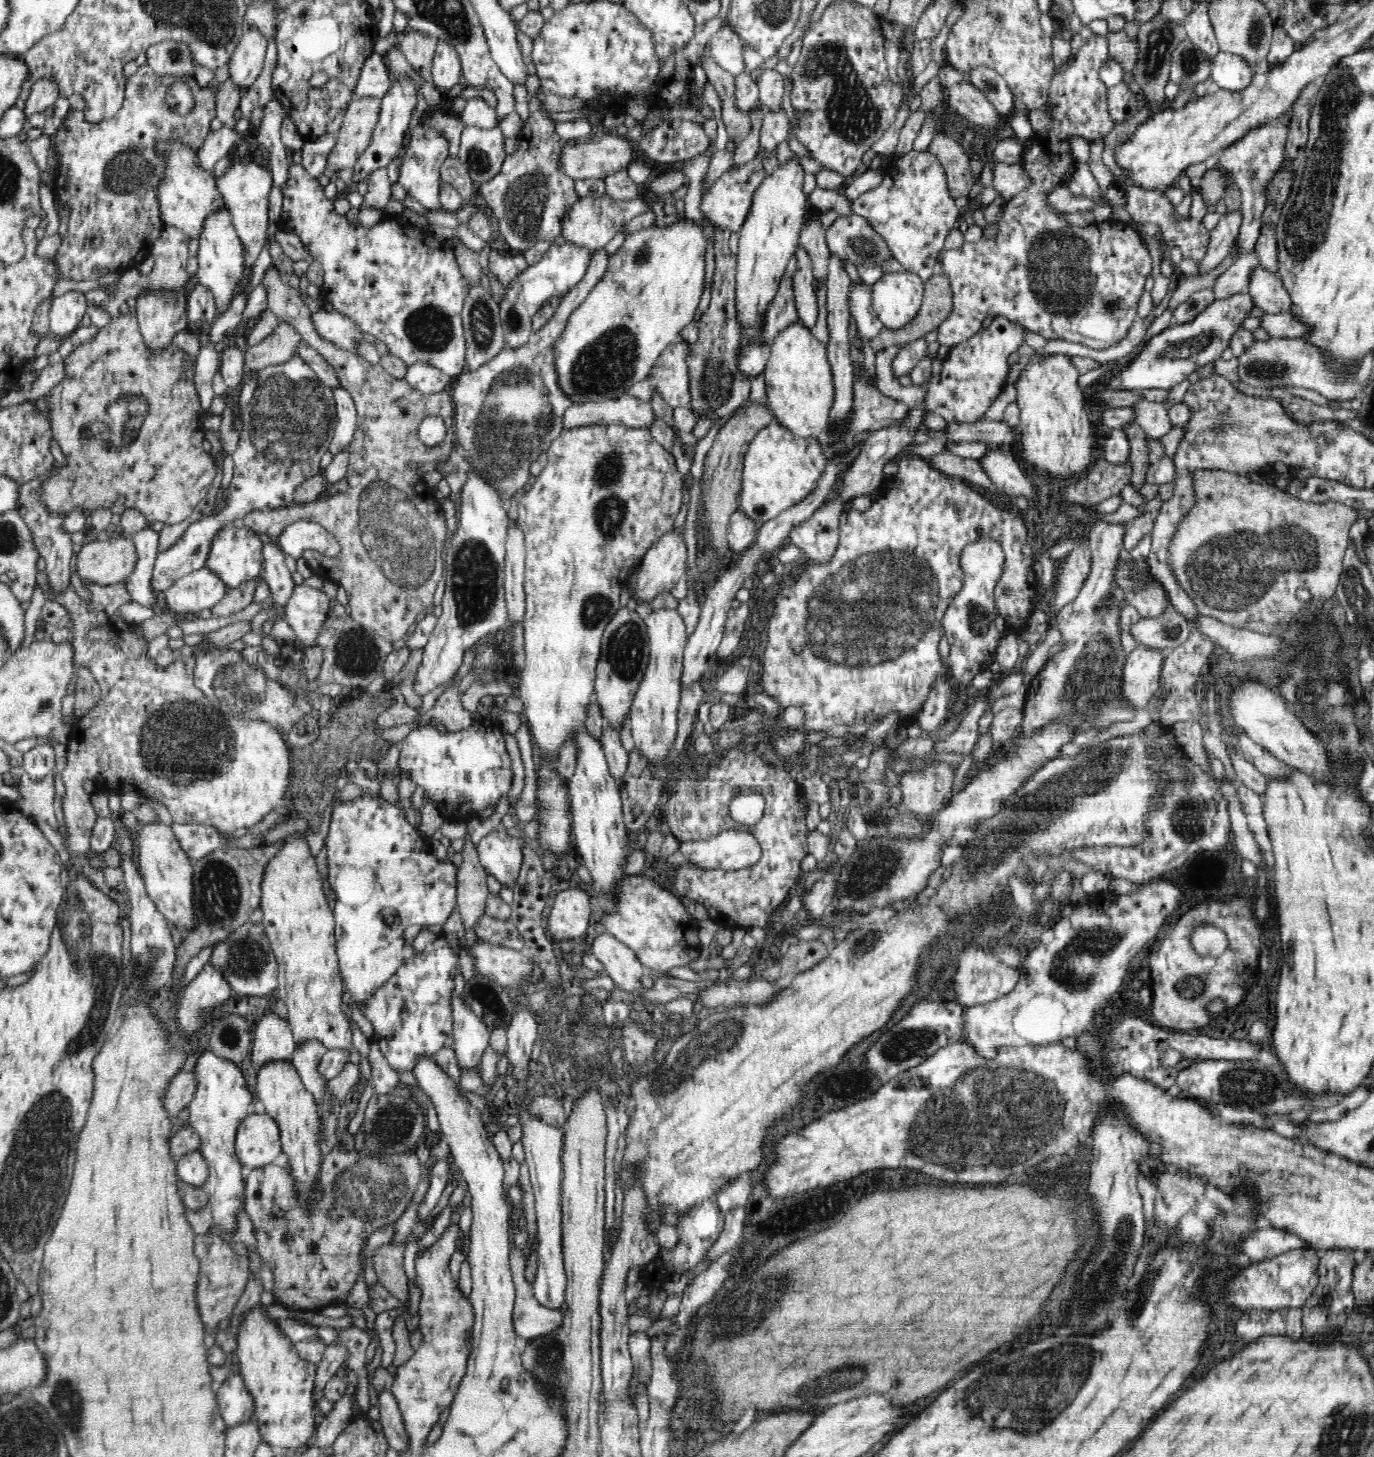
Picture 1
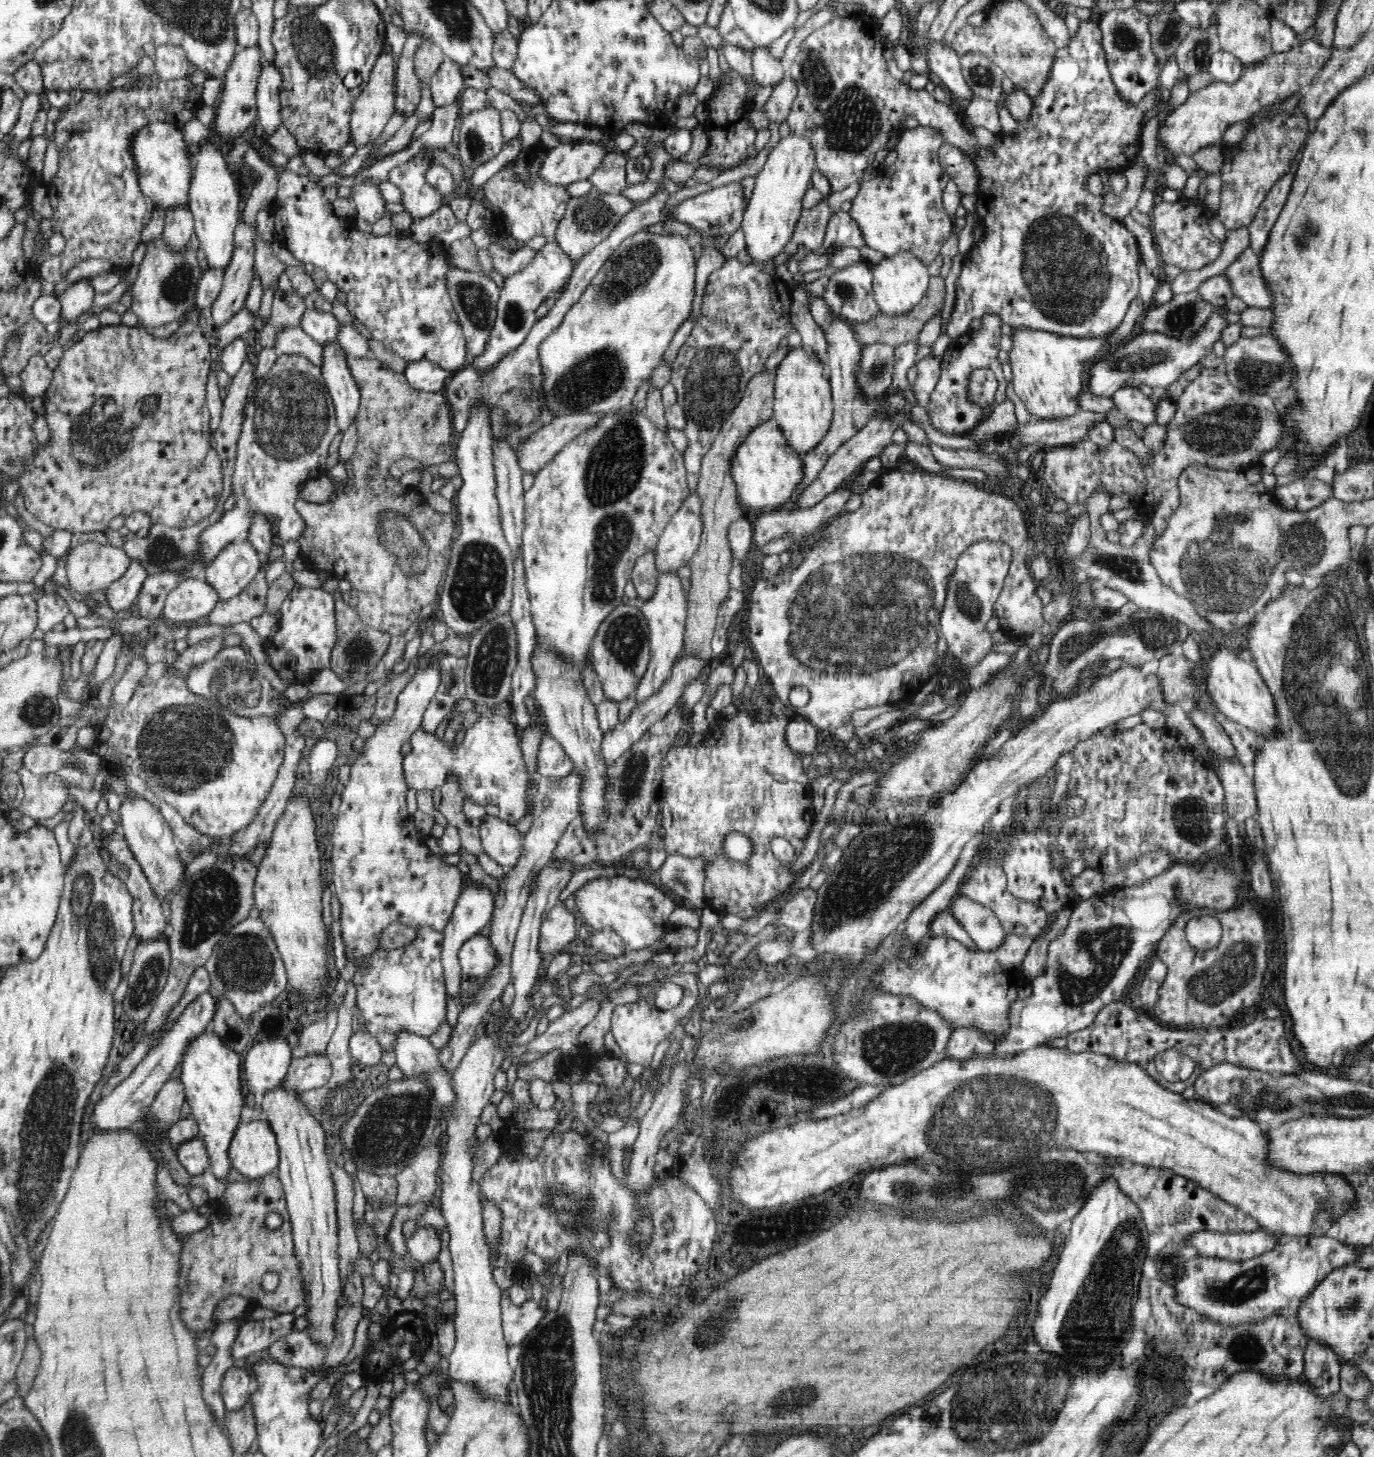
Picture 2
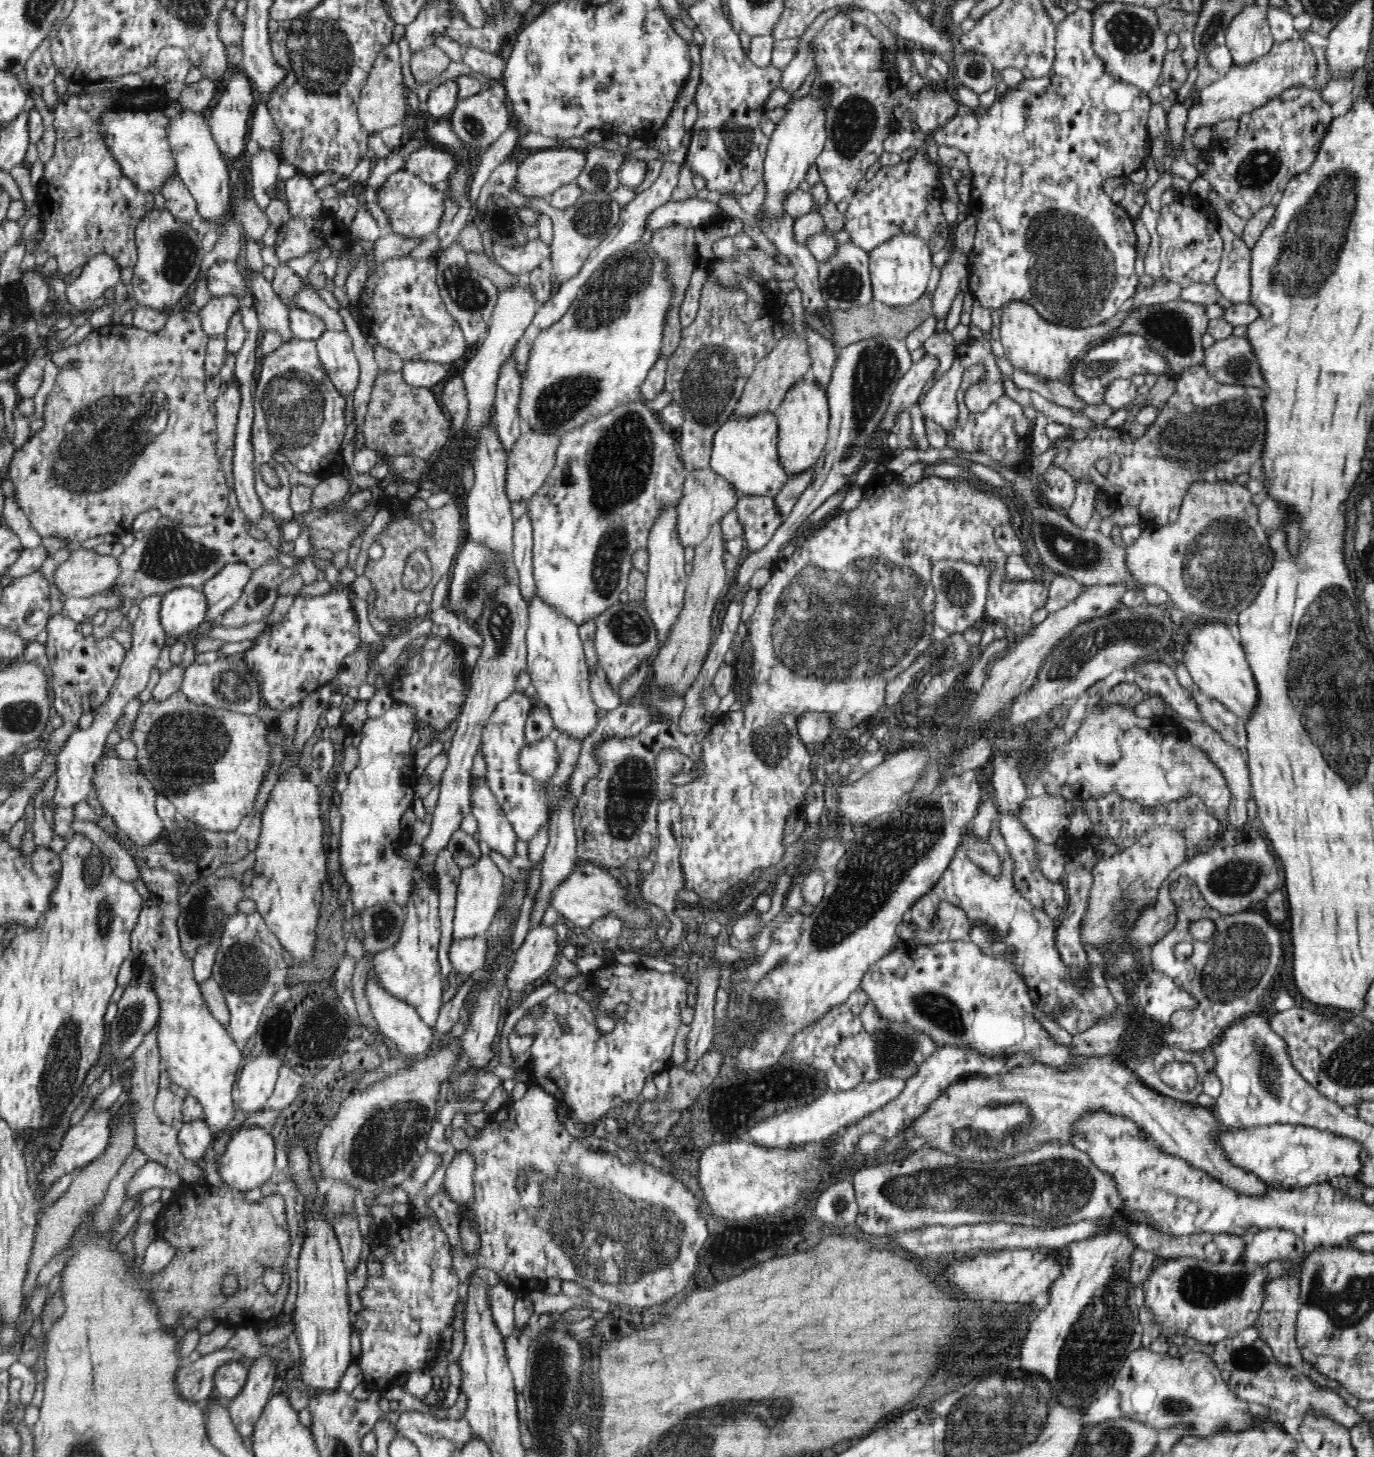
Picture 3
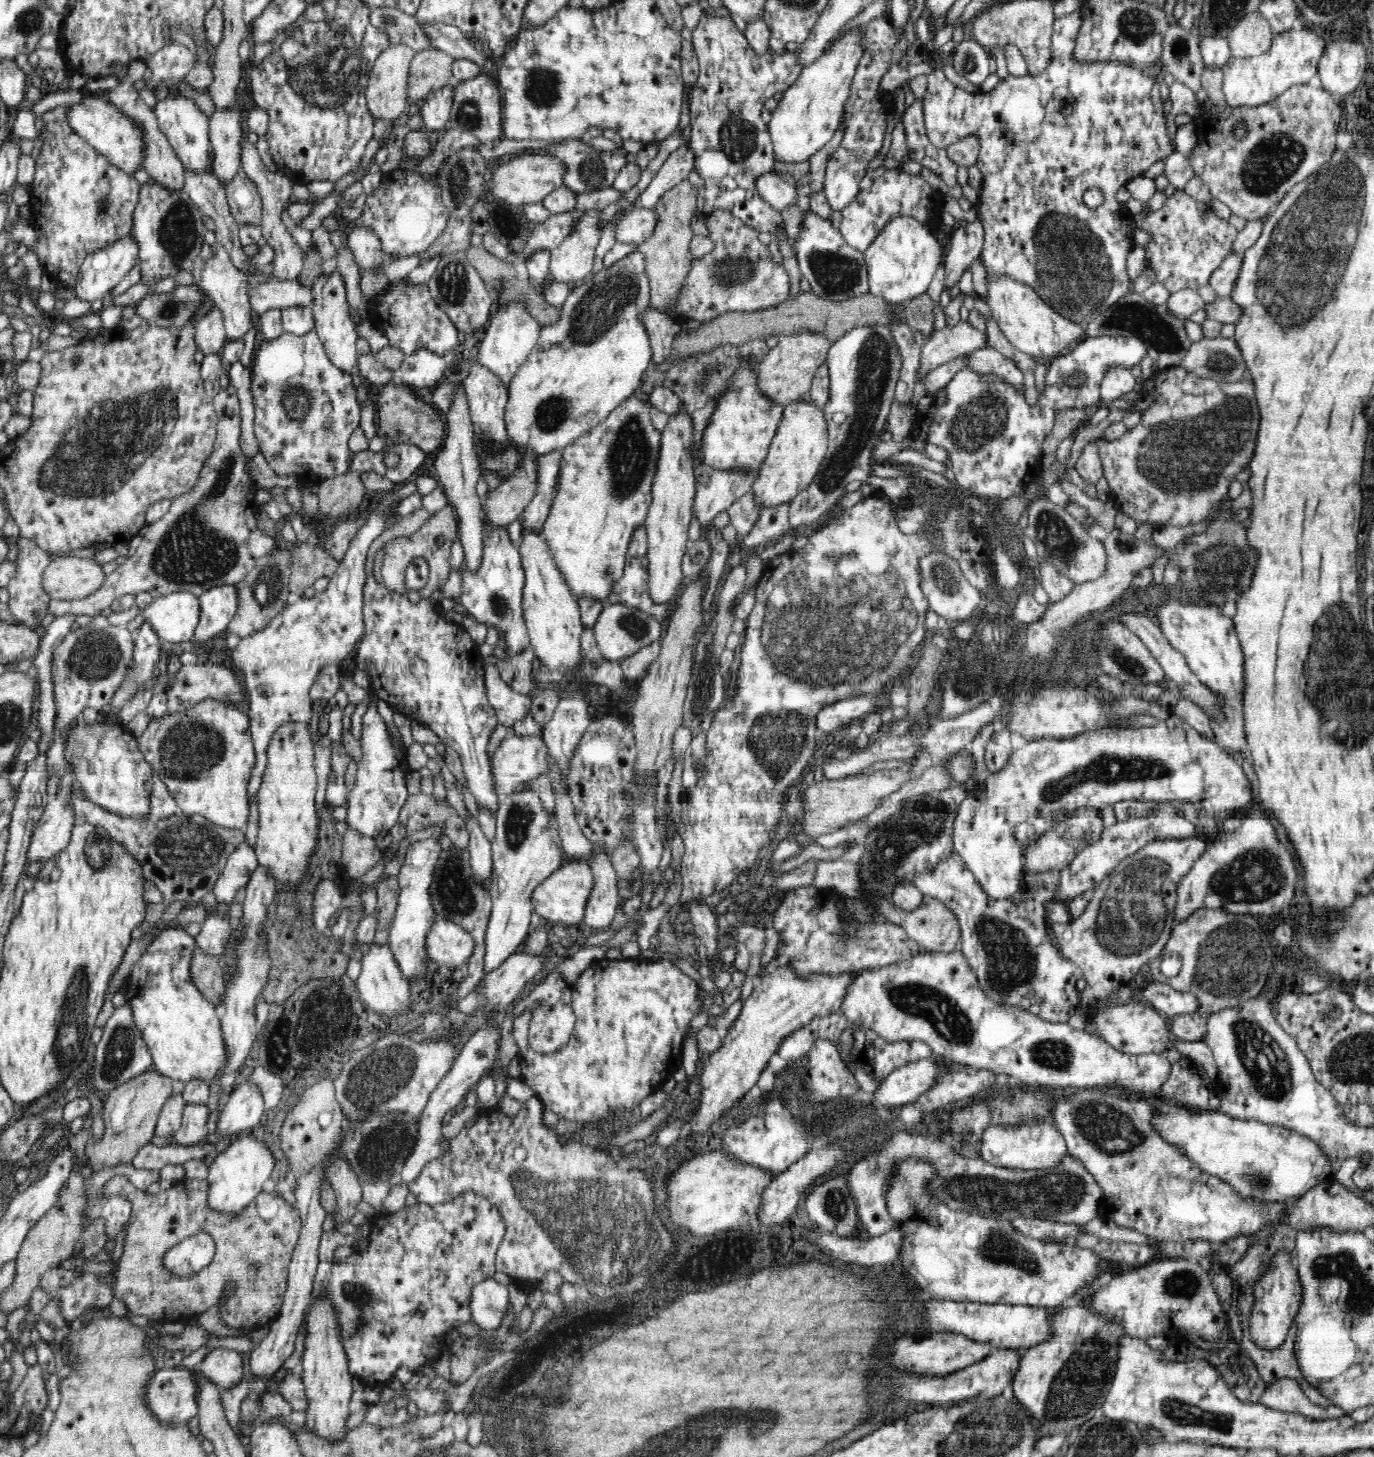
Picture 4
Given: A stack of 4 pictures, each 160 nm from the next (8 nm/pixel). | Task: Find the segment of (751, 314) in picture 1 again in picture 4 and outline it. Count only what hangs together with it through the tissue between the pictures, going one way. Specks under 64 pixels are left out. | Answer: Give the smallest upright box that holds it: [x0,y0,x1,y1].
[768,30,867,162]

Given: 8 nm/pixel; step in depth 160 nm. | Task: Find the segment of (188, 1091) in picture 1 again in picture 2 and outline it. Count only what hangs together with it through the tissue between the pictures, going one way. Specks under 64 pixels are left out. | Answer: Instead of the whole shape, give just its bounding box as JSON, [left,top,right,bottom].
[151,1080,185,1123]

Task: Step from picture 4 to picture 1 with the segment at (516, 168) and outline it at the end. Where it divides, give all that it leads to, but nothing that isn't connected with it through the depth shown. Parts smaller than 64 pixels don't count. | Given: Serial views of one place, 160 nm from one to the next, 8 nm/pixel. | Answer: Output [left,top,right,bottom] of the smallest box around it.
[557,135,635,180]

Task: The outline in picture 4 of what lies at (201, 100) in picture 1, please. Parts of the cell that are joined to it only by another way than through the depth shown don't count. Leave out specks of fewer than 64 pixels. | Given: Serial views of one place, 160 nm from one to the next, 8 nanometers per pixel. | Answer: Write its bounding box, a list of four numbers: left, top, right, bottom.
[30,106,140,288]

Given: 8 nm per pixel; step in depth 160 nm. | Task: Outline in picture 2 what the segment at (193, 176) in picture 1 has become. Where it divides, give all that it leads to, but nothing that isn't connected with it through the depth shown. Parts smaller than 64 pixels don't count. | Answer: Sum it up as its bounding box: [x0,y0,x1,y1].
[129,120,191,211]

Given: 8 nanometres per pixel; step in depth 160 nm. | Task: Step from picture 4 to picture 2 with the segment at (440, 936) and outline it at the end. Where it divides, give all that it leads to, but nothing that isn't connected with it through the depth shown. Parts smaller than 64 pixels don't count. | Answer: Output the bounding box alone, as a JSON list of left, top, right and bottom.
[459,935,499,977]

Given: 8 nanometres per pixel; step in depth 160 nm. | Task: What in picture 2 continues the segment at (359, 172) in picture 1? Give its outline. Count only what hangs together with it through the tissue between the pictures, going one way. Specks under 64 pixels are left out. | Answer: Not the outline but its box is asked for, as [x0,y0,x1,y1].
[395,33,424,118]

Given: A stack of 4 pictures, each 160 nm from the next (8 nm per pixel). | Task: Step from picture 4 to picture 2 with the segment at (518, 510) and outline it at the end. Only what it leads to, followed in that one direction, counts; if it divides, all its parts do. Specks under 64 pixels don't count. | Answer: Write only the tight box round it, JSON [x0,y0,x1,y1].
[516,412,602,476]

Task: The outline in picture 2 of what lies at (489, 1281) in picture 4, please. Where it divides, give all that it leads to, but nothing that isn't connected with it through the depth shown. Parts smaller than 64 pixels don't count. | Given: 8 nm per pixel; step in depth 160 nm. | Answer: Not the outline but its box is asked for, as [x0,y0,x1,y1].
[501,1296,547,1345]

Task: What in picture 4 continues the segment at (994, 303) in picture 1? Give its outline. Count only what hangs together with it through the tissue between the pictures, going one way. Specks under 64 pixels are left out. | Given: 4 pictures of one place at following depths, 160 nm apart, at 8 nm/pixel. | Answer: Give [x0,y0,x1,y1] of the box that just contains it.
[923,10,1176,326]

